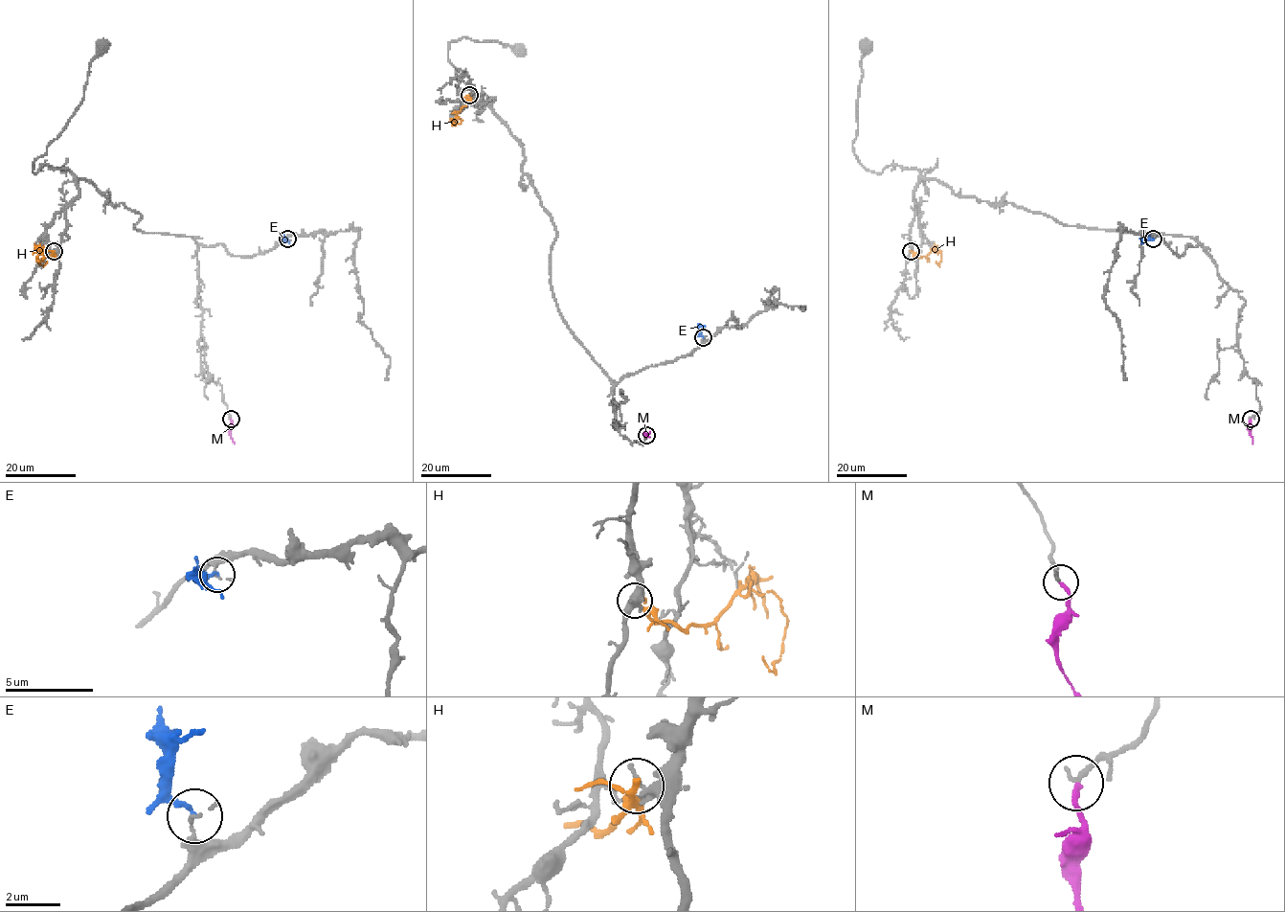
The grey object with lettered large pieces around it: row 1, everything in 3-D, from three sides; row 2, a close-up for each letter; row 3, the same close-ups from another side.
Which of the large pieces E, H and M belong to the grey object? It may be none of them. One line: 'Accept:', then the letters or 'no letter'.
Accept: M

